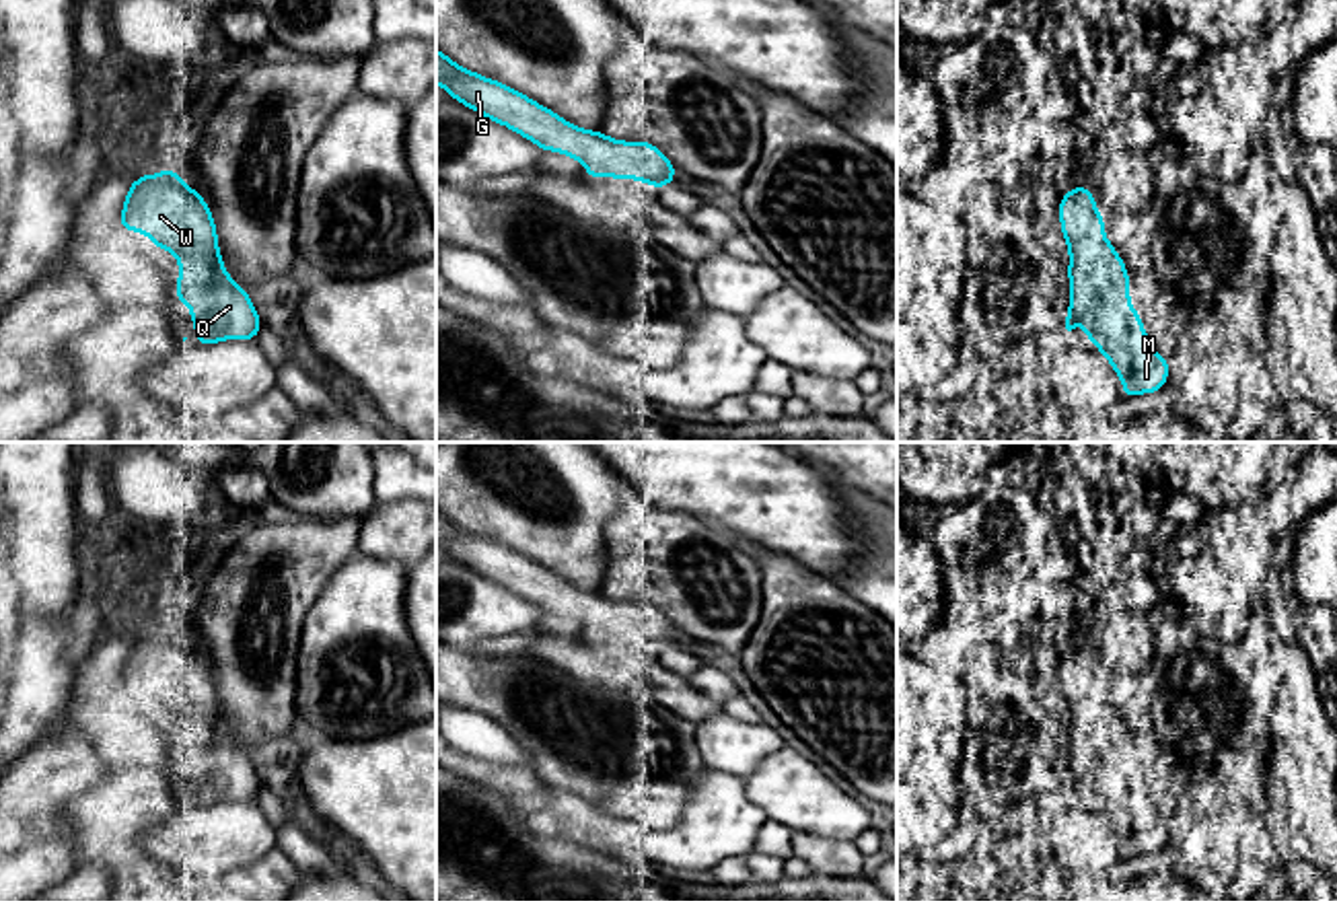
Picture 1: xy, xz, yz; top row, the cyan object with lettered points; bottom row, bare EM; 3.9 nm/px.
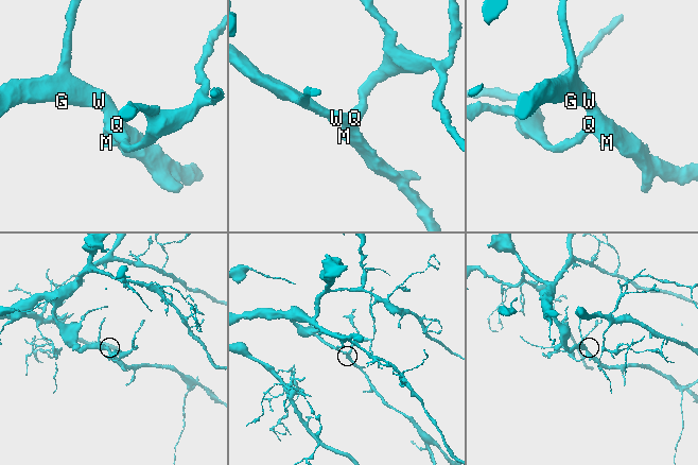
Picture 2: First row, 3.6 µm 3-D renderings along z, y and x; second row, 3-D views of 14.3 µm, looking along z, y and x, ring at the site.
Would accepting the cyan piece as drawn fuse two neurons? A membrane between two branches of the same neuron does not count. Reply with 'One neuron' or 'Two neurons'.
One neuron

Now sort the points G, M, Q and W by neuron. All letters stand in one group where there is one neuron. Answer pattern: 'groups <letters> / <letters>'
groups G M Q W

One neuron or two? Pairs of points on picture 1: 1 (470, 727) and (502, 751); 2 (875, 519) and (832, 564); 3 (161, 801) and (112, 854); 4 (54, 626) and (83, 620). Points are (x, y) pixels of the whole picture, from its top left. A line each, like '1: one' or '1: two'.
1: one
2: two
3: one
4: two

